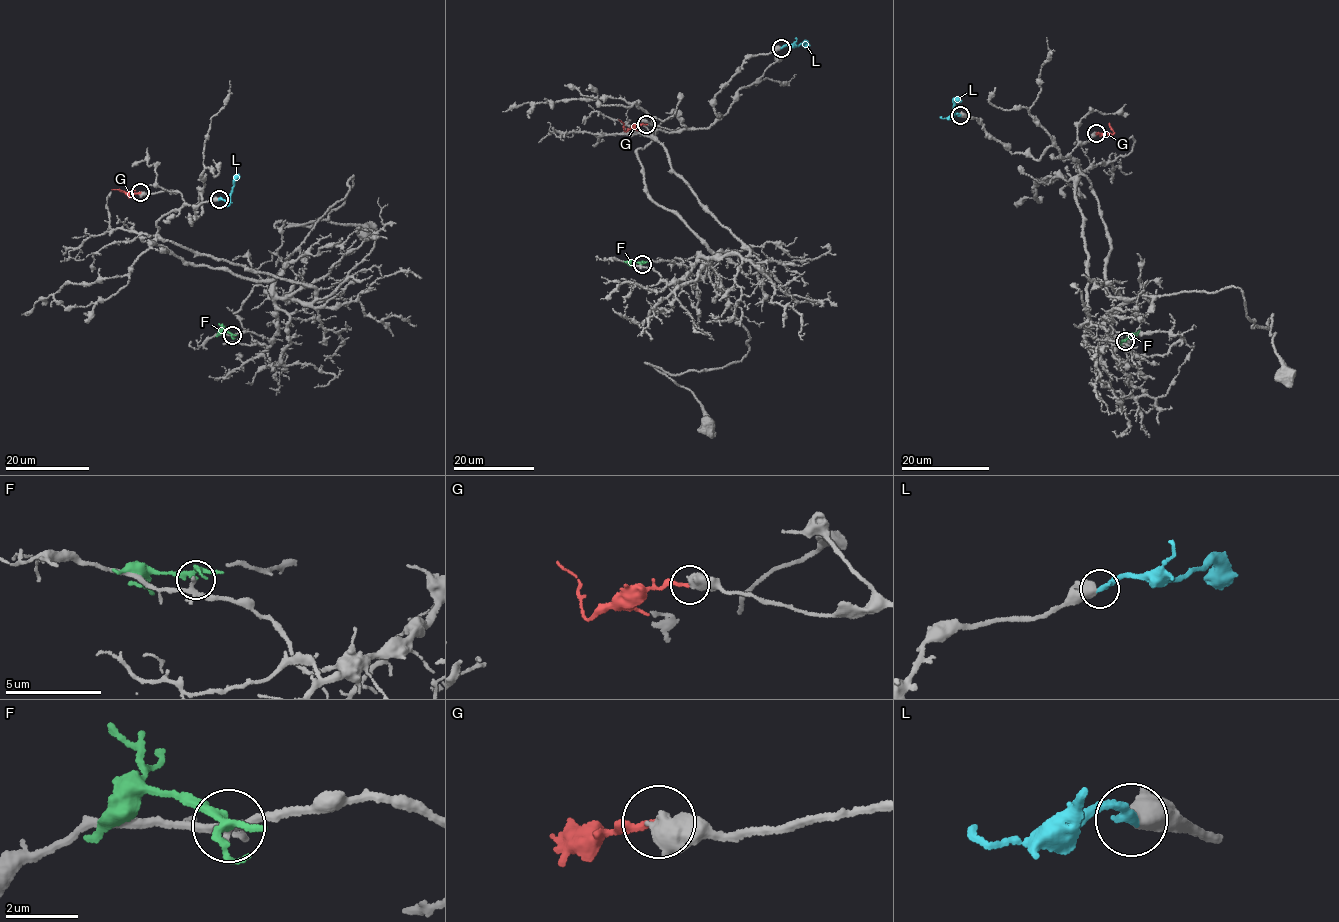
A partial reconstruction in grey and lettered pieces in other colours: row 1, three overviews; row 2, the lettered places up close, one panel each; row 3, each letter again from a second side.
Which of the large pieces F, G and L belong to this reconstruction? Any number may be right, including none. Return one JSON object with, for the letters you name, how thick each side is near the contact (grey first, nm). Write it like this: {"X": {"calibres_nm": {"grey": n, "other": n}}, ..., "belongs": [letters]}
{"L": {"calibres_nm": {"grey": 550, "other": 280}}, "belongs": ["L"]}

